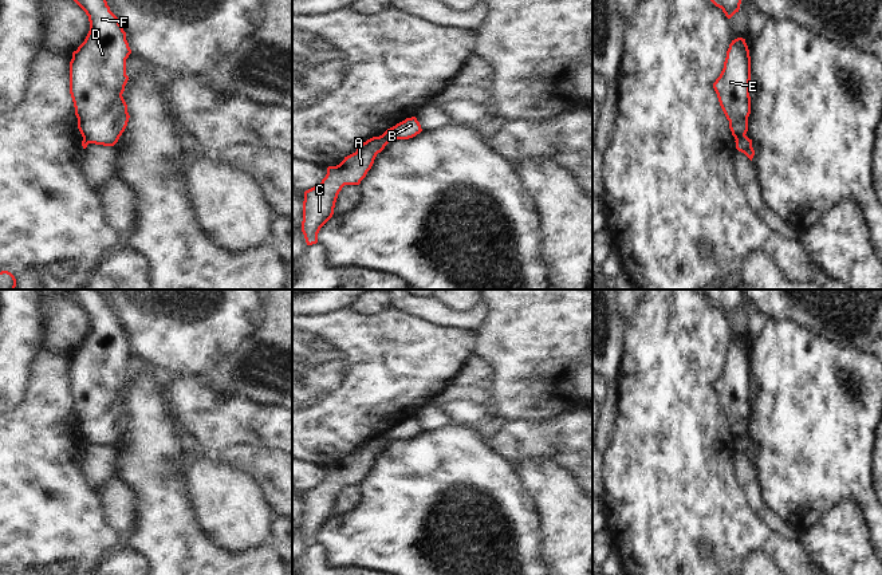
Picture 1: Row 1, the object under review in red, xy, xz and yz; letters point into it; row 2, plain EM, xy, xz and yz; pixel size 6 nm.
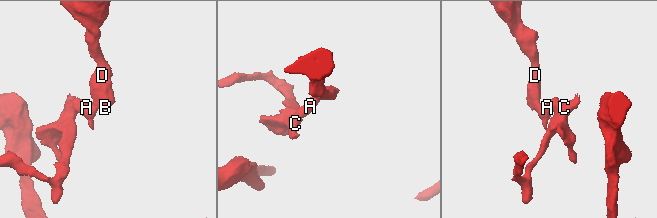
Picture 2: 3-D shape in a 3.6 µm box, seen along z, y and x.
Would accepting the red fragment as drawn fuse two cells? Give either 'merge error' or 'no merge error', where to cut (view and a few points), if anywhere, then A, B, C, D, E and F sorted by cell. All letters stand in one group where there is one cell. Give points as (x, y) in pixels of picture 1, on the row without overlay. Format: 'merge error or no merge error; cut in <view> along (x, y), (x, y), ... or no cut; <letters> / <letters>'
merge error; cut in yz along (744, 434), (736, 440); A C / B D E F

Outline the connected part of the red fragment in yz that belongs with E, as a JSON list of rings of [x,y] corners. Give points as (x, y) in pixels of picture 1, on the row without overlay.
[[[737,338],[729,344],[724,369],[713,383],[735,440],[745,436],[748,432],[748,417],[751,414],[749,381],[749,350],[745,339]]]

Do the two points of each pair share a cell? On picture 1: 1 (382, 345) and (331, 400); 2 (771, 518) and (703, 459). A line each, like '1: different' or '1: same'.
1: same
2: different

